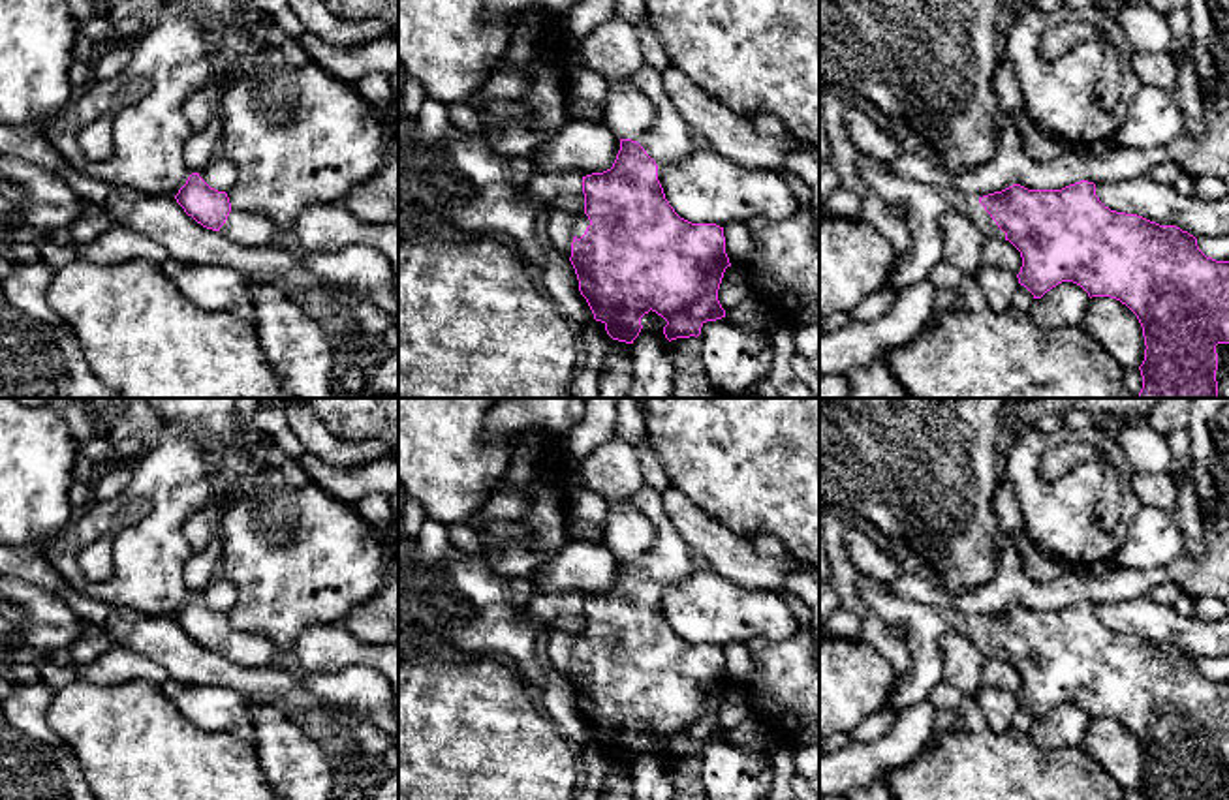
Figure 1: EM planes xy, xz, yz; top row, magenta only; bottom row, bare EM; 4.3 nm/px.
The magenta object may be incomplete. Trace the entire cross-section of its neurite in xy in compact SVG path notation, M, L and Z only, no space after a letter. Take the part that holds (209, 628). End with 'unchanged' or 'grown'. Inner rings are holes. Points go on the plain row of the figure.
M199 593L188 597L175 620L197 644L241 667L267 669L278 655L271 638L250 631L235 631L227 614L210 608Z; grown

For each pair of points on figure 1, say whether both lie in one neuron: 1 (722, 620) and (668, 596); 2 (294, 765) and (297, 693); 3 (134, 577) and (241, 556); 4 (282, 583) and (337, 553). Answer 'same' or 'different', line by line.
1: same
2: different
3: different
4: same

